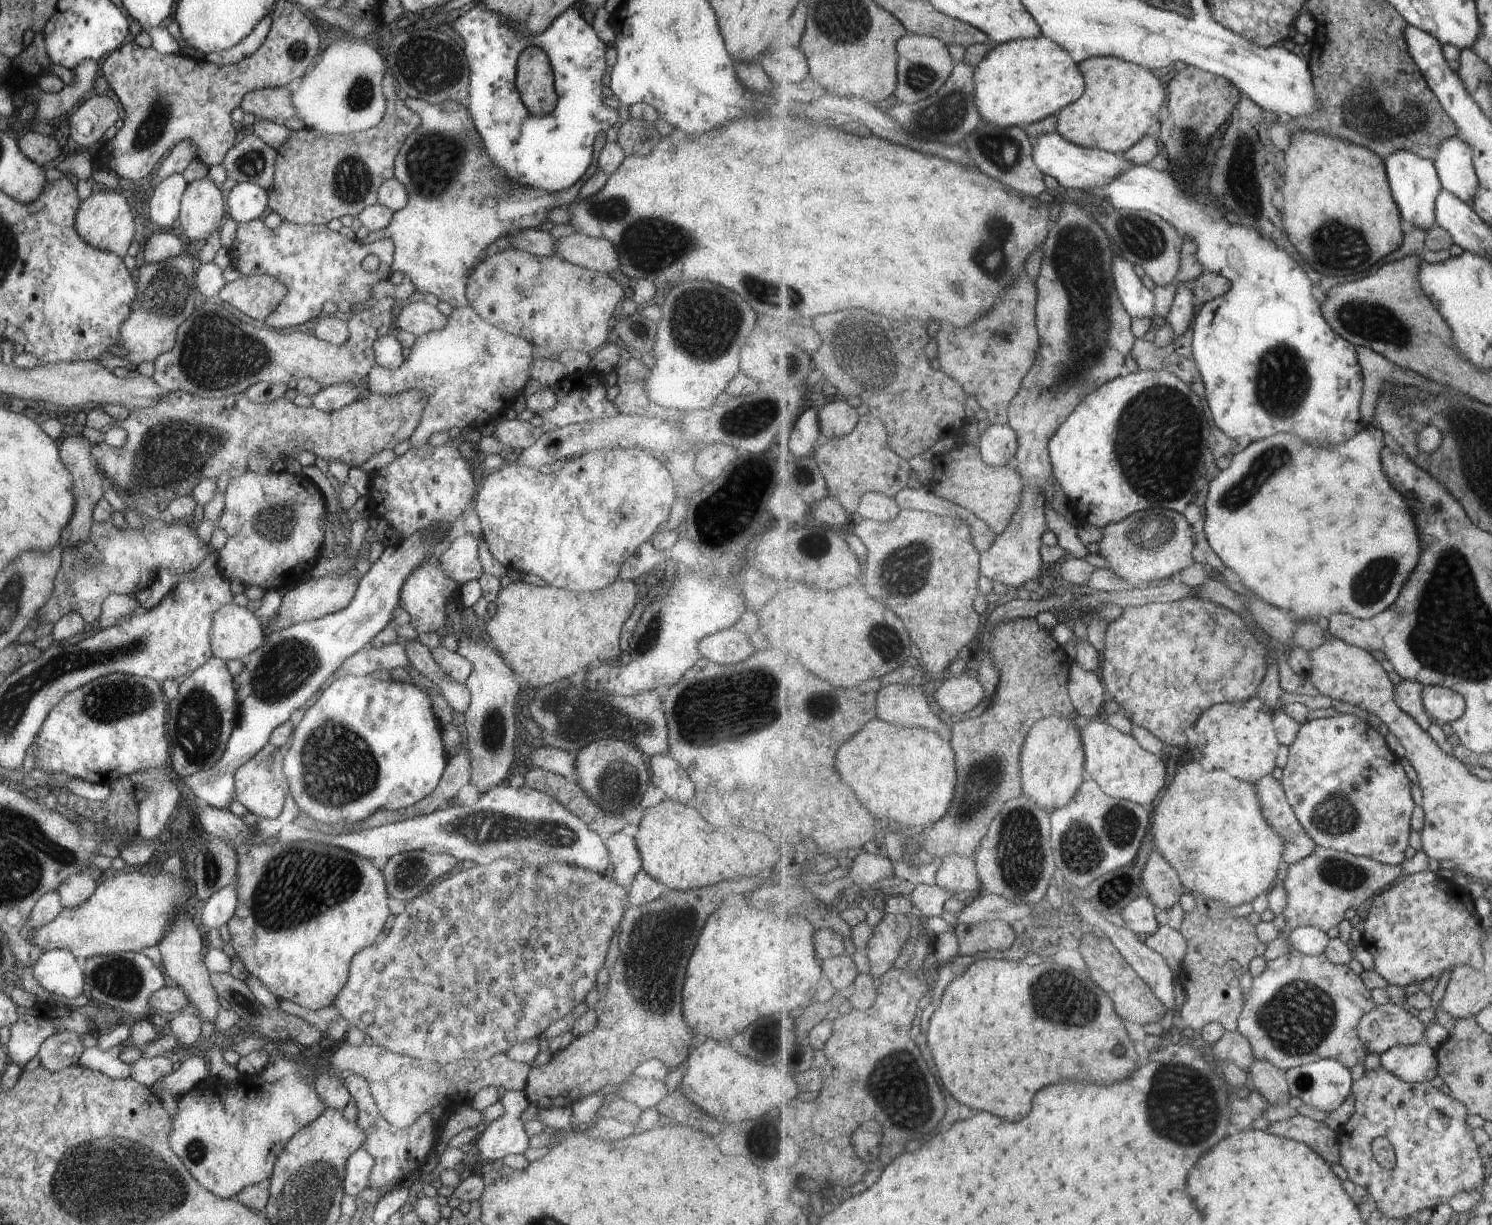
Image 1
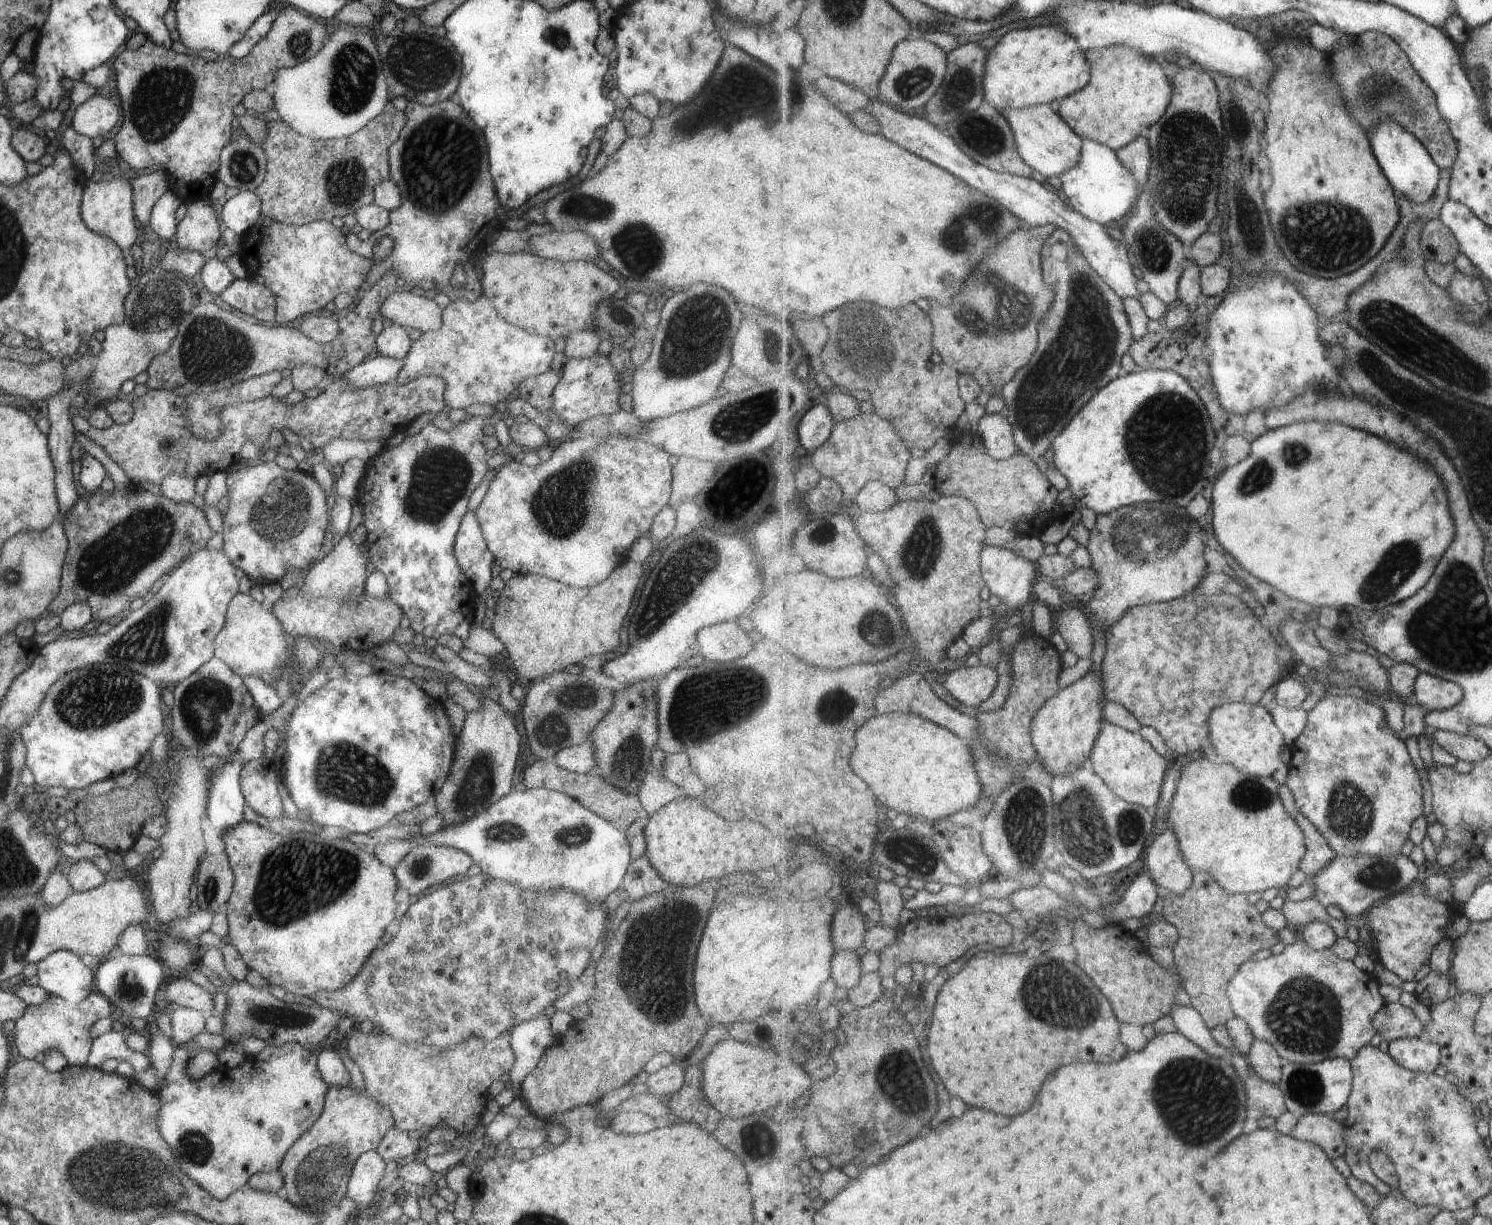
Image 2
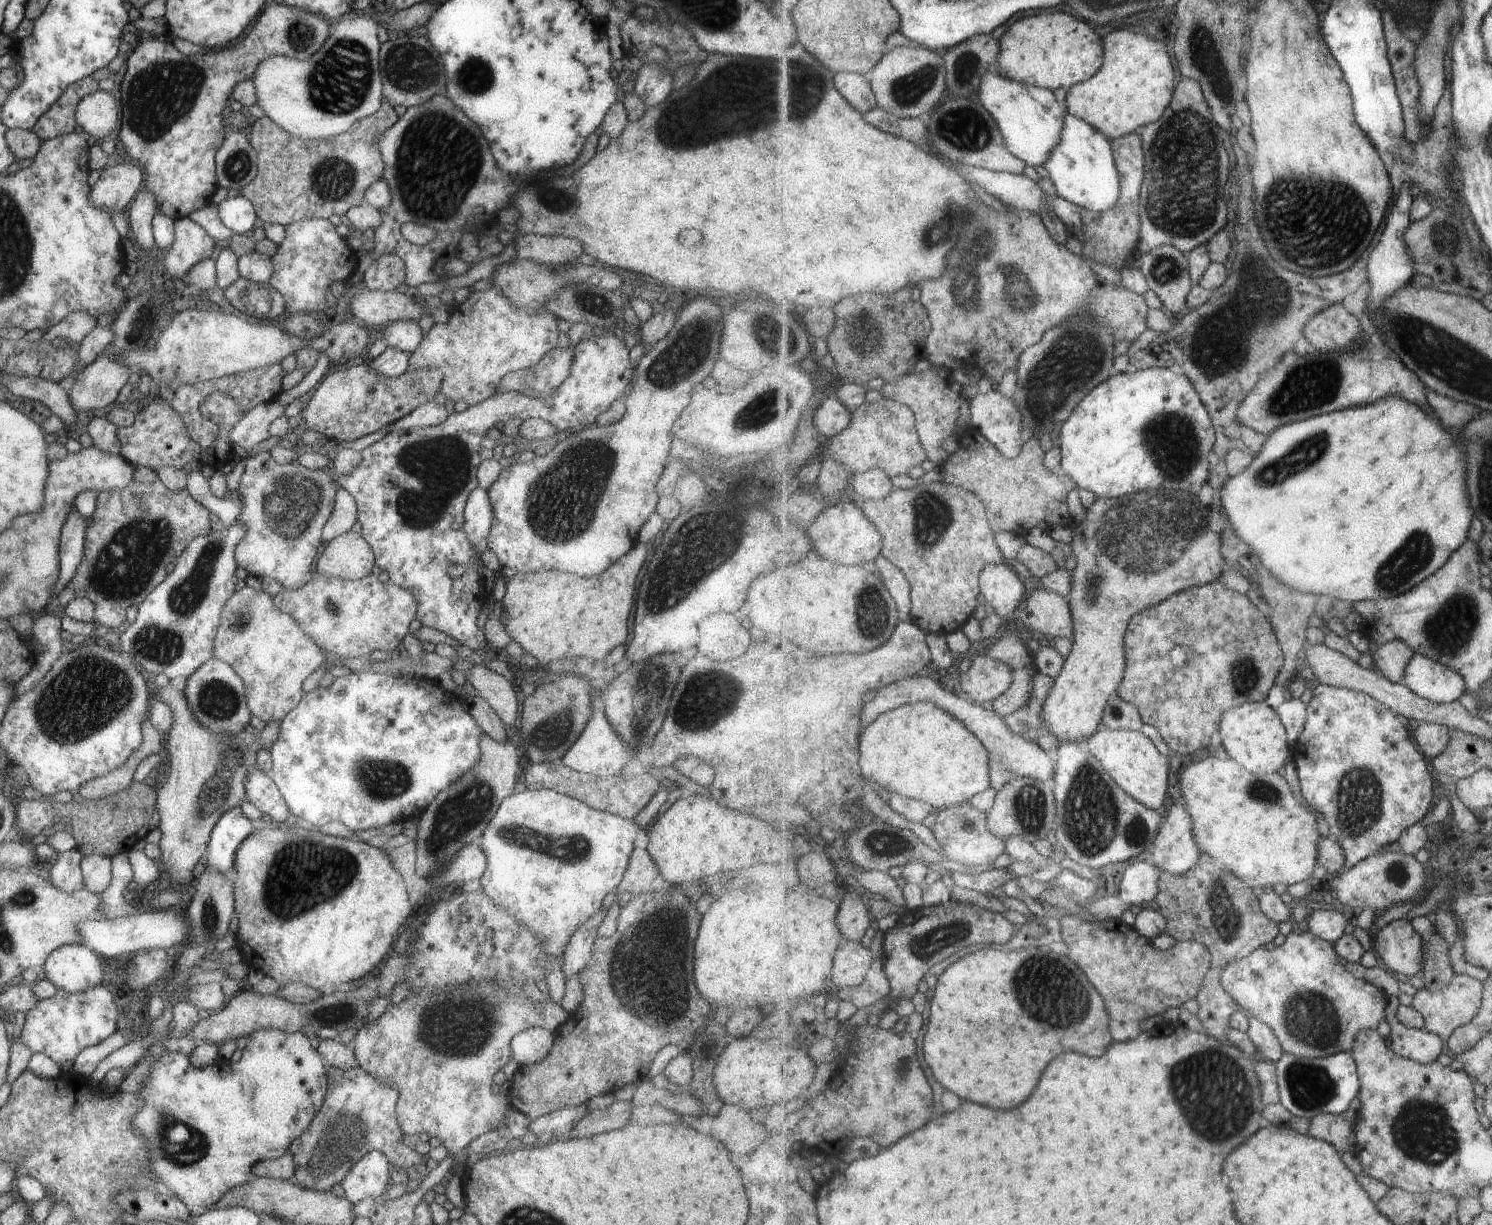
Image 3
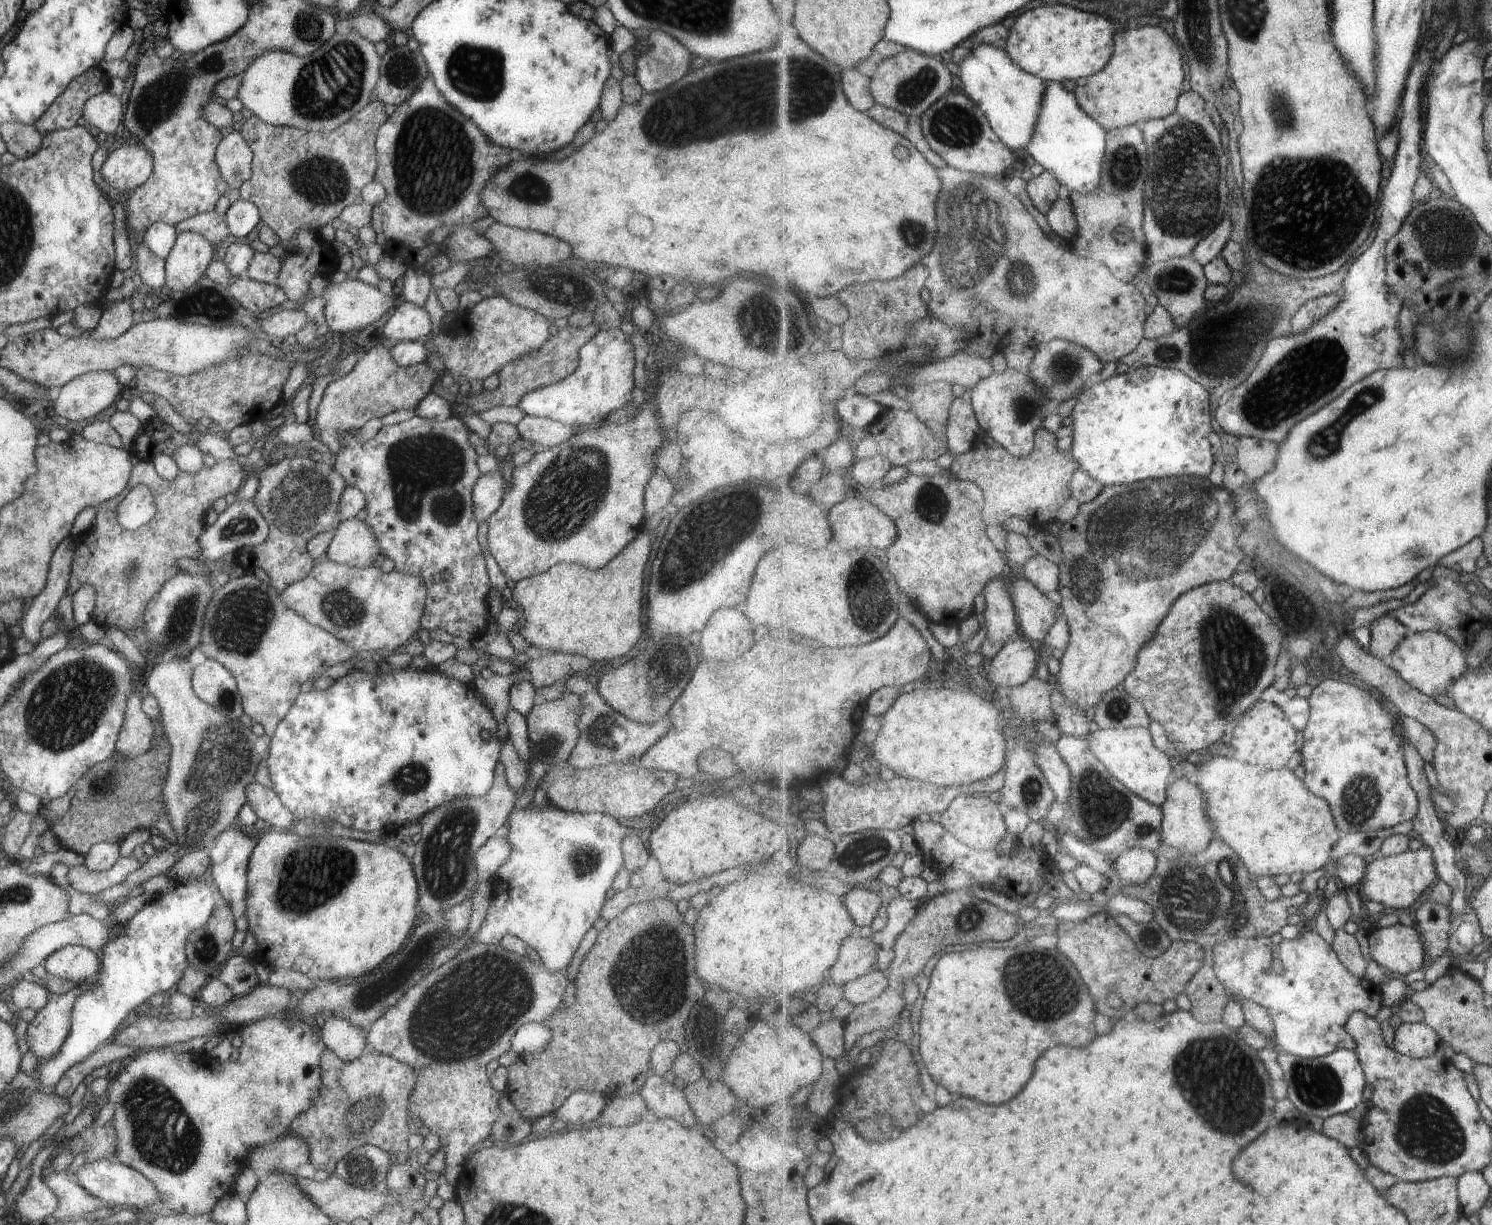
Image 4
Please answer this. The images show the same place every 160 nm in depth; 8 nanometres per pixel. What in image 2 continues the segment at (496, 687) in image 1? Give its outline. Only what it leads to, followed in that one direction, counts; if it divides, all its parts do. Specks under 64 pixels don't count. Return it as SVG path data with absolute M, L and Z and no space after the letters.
M484 696L481 698L479 710L473 710L465 716L463 727L456 736L455 750L453 760L449 768L445 782L437 792L435 792L435 817L433 823L439 830L451 824L463 824L471 816L477 816L485 808L489 808L493 802L501 799L501 796L509 794L512 791L511 779L516 769L515 762L519 756L520 738L517 734L512 715L505 714L501 706Z

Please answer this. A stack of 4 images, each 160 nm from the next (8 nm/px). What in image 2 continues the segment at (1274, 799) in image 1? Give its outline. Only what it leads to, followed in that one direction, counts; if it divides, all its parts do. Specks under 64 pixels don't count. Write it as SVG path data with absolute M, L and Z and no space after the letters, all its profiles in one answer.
M1286 785L1280 786L1279 796L1281 796L1281 800L1285 804L1285 810L1289 812L1289 816L1293 816L1293 820L1297 820L1297 824L1305 832L1307 854L1305 854L1305 858L1301 862L1301 871L1305 874L1316 875L1327 864L1331 864L1339 854L1331 848L1331 844L1325 840L1323 834L1315 827L1315 824L1297 809L1293 792Z

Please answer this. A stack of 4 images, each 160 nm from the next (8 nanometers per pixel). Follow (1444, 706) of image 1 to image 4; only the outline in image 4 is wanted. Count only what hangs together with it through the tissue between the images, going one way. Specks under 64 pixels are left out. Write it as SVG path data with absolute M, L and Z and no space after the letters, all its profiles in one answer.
M1437 631L1409 632L1409 636L1389 658L1389 666L1396 670L1413 688L1431 698L1448 694L1450 687L1467 671L1466 652L1446 634Z

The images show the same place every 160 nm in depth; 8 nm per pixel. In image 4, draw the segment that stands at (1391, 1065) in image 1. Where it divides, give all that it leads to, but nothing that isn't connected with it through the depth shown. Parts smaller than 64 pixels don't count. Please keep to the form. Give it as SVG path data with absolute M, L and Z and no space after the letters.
M1402 1023L1395 1030L1393 1045L1397 1052L1414 1059L1432 1057L1441 1038L1433 1027L1423 1023Z

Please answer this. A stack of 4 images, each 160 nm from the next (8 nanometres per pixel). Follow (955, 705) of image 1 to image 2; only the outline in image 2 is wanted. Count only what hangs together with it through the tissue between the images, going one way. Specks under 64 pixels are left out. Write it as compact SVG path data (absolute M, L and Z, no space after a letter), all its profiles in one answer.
M980 664L976 668L961 668L941 677L946 692L964 707L979 708L995 691L998 673Z

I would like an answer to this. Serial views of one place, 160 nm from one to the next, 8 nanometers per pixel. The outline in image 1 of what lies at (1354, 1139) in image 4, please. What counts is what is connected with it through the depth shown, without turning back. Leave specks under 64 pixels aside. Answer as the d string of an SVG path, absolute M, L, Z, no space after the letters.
M1297 1114L1284 1121L1275 1121L1265 1131L1308 1144L1330 1165L1340 1162L1340 1141L1337 1130L1331 1130L1326 1126L1321 1116L1308 1118Z

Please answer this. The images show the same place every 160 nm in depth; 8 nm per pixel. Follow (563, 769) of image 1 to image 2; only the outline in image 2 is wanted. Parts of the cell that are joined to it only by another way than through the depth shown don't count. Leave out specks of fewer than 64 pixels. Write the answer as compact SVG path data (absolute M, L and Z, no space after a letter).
M590 737L573 747L559 750L553 757L549 758L549 761L558 768L573 773L594 772L596 765Z

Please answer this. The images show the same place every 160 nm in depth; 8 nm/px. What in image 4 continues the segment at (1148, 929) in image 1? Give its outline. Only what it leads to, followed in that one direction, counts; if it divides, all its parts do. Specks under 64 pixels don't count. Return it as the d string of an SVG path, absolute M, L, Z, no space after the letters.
M1144 848L1127 849L1118 858L1119 876L1127 884L1147 884L1156 874L1158 859L1156 852Z

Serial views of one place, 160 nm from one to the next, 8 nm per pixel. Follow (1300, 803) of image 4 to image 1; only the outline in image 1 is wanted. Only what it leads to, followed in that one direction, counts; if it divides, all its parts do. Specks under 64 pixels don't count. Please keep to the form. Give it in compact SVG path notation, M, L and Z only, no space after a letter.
M1198 762L1185 764L1157 804L1151 832L1155 850L1169 860L1169 864L1179 873L1184 887L1193 896L1202 895L1236 907L1269 893L1277 883L1276 876L1285 850L1284 840L1262 815L1255 784L1231 777L1226 770L1207 772Z

